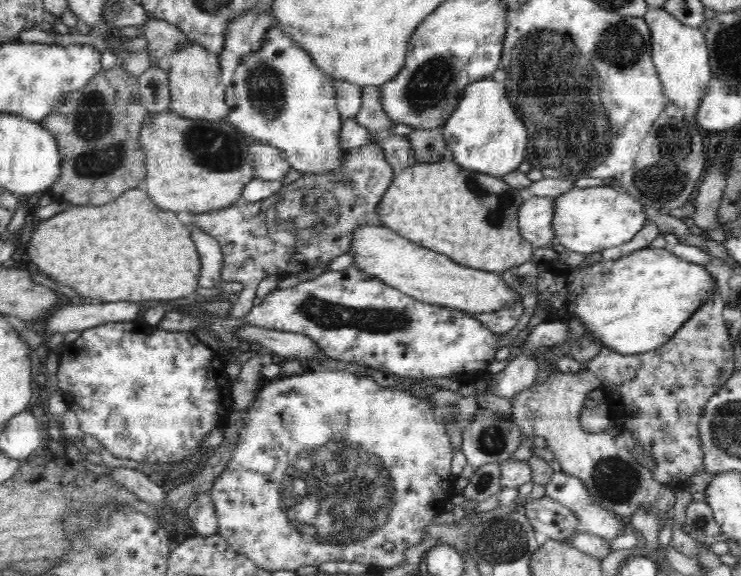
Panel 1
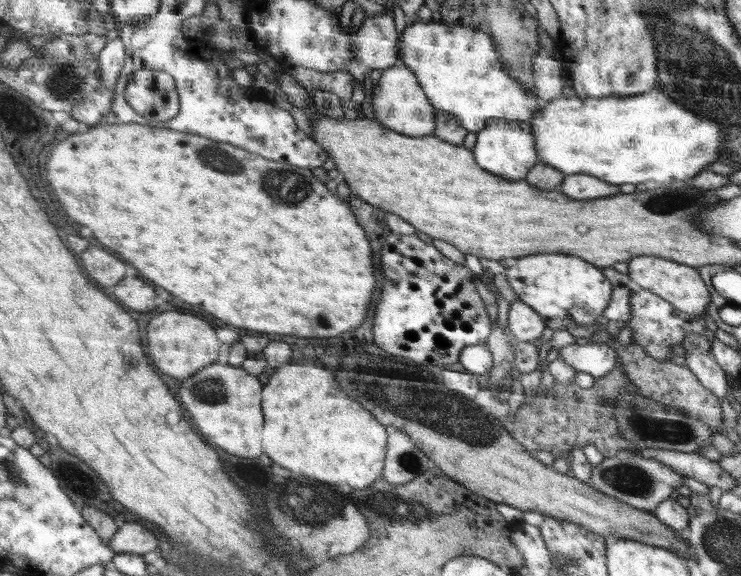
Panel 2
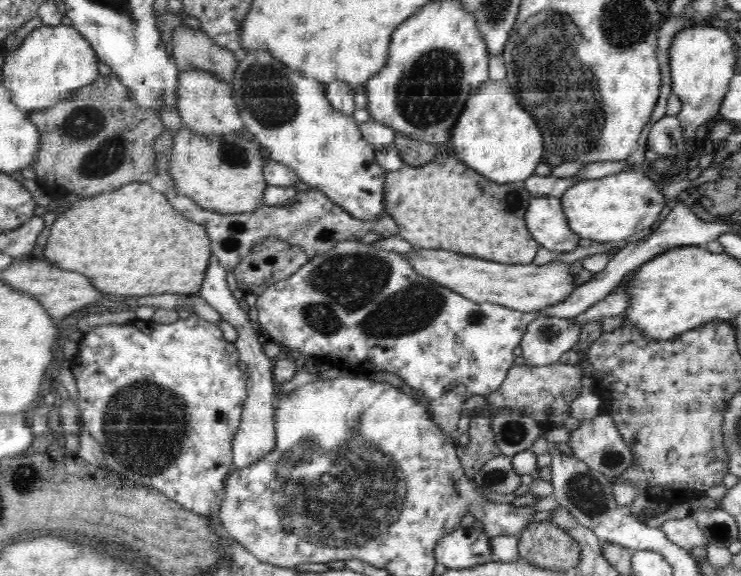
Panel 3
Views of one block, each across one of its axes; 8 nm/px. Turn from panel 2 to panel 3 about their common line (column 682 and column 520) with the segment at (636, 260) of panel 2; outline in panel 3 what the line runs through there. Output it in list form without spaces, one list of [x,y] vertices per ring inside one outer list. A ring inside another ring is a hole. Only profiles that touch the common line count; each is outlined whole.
[[[414,248],[407,252],[415,270],[420,275],[432,279],[440,286],[458,291],[464,298],[476,302],[499,303],[500,306],[514,307],[520,311],[536,311],[542,307],[566,300],[576,290],[570,268],[560,262],[548,266],[534,266],[530,263],[502,263],[470,255],[454,254],[446,250],[424,250]]]

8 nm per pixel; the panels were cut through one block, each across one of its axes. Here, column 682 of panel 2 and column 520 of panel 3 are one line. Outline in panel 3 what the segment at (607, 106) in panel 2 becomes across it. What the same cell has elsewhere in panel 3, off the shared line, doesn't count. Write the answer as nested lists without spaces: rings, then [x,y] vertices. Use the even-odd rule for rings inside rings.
[[[488,79],[479,86],[476,94],[468,98],[463,112],[460,113],[448,142],[450,155],[459,158],[472,170],[498,182],[498,184],[524,180],[534,175],[536,166],[543,162],[543,154],[545,153],[544,131],[540,128],[542,127],[540,127],[540,123],[536,122],[536,117],[532,116],[528,110],[524,110],[524,107],[518,106],[506,80],[496,82]]]

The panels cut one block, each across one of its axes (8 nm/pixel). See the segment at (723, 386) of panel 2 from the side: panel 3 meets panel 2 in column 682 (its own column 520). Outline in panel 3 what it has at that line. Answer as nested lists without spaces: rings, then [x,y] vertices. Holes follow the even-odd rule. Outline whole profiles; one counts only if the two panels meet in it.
[[[542,316],[527,326],[520,341],[526,366],[548,366],[578,344],[582,323],[571,318]]]

